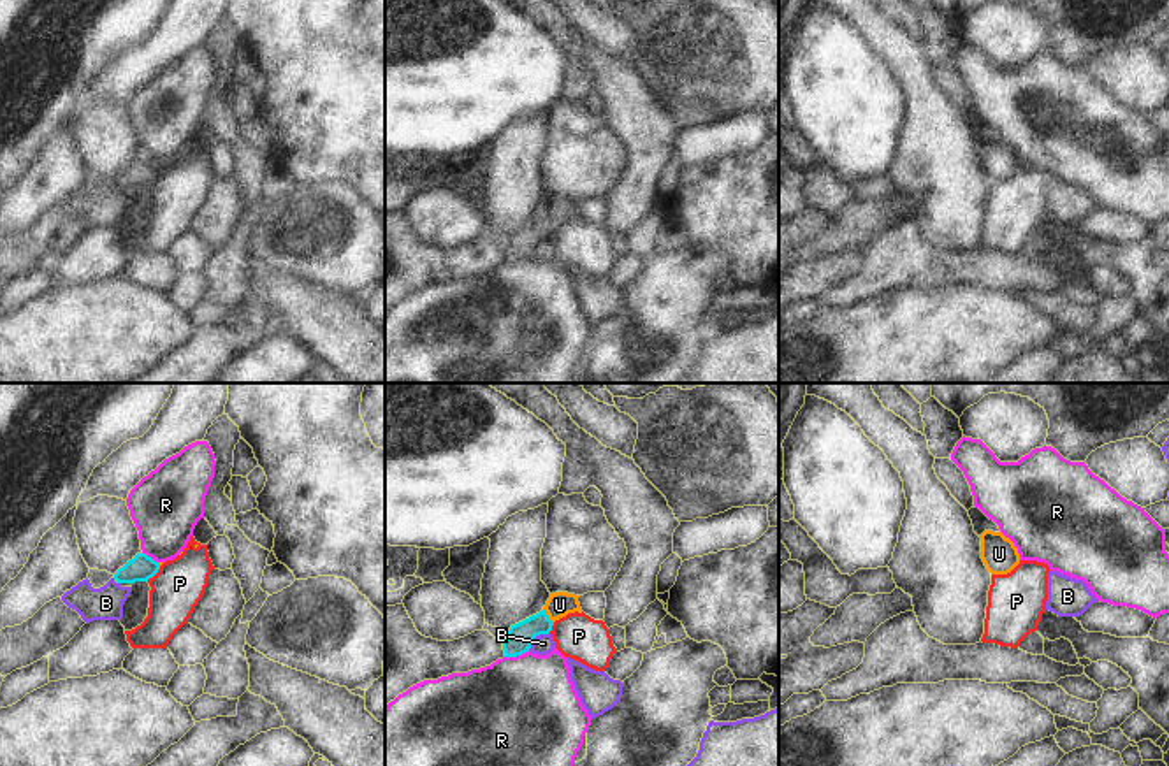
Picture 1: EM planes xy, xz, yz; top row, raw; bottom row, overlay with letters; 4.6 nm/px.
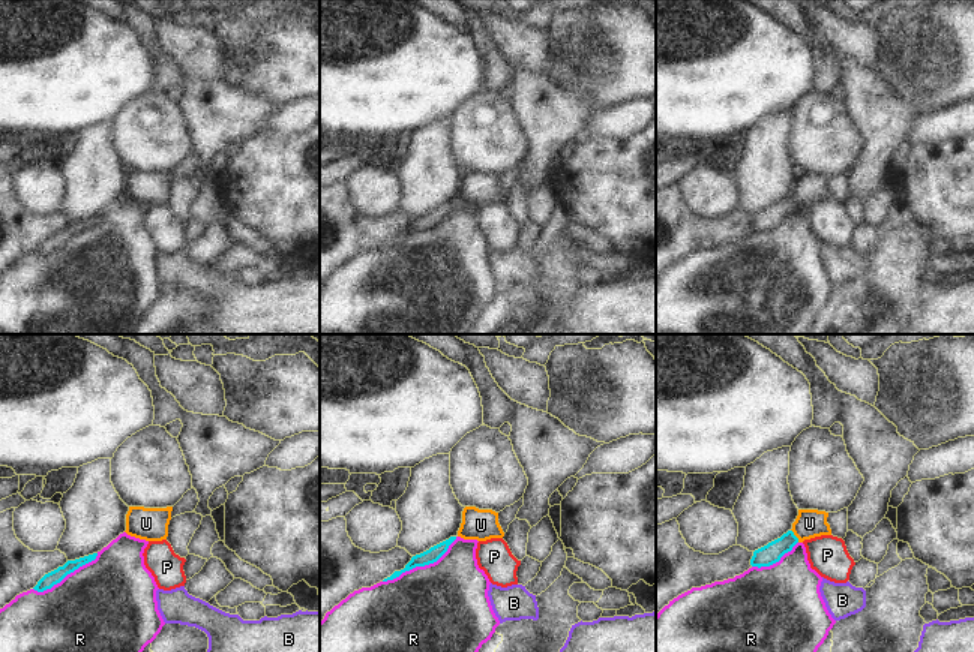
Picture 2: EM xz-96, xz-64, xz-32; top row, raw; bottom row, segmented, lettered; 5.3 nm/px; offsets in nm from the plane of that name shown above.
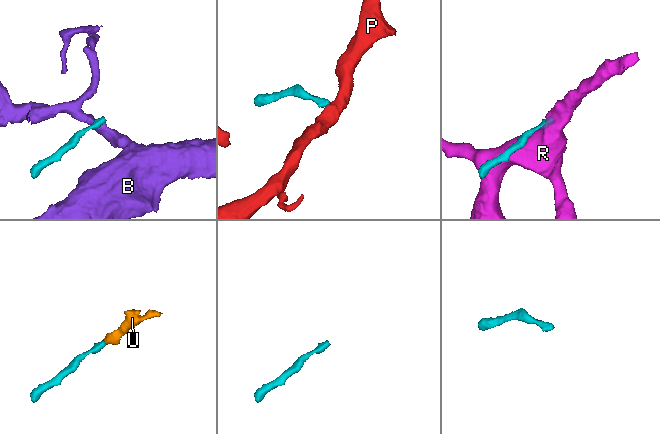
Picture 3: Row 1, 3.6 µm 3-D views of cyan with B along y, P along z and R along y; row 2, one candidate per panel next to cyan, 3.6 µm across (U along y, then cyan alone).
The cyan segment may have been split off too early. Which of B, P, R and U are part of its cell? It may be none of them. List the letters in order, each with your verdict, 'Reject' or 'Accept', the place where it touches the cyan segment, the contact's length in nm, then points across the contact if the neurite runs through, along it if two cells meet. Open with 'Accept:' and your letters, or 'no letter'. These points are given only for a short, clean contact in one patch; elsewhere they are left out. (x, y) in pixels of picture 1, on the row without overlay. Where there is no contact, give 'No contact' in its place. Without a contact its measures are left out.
Accept: U
B: Reject. Touches cyan at xz (535, 243). Shared border 140 nm. Boundary: xz (549, 238), (537, 243), (528, 257)
P: Reject. Touches cyan at xy (153, 181). Shared border 100 nm. Boundary: xy (160, 173), (146, 187)
R: Reject. Touches cyan at xz (515, 262). Shared border 120 nm
U: Accept. Touches cyan at xz (547, 222). Shared border 80 nm. Path across: xz (521, 243), (547, 222), (559, 211)

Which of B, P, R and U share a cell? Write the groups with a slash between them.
B / P / R / U

